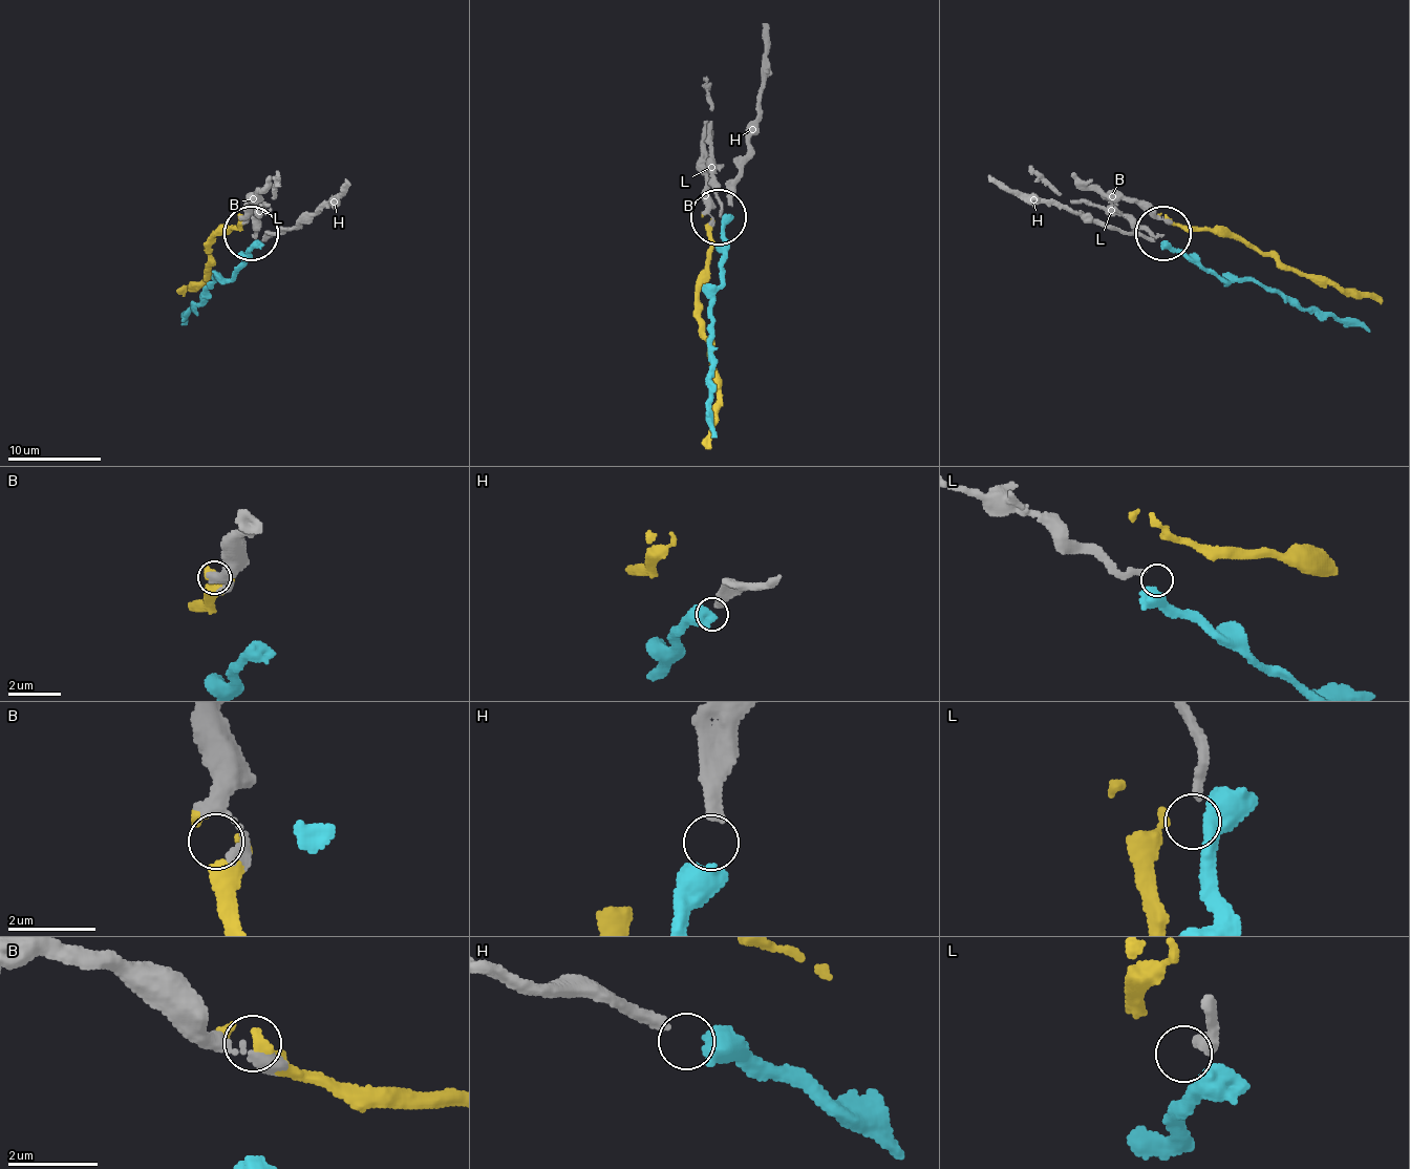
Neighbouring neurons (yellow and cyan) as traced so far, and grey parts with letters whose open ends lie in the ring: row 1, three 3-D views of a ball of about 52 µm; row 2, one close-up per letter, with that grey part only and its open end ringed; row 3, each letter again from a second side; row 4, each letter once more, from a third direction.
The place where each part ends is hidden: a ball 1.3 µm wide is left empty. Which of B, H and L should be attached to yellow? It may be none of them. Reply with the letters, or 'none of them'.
B

